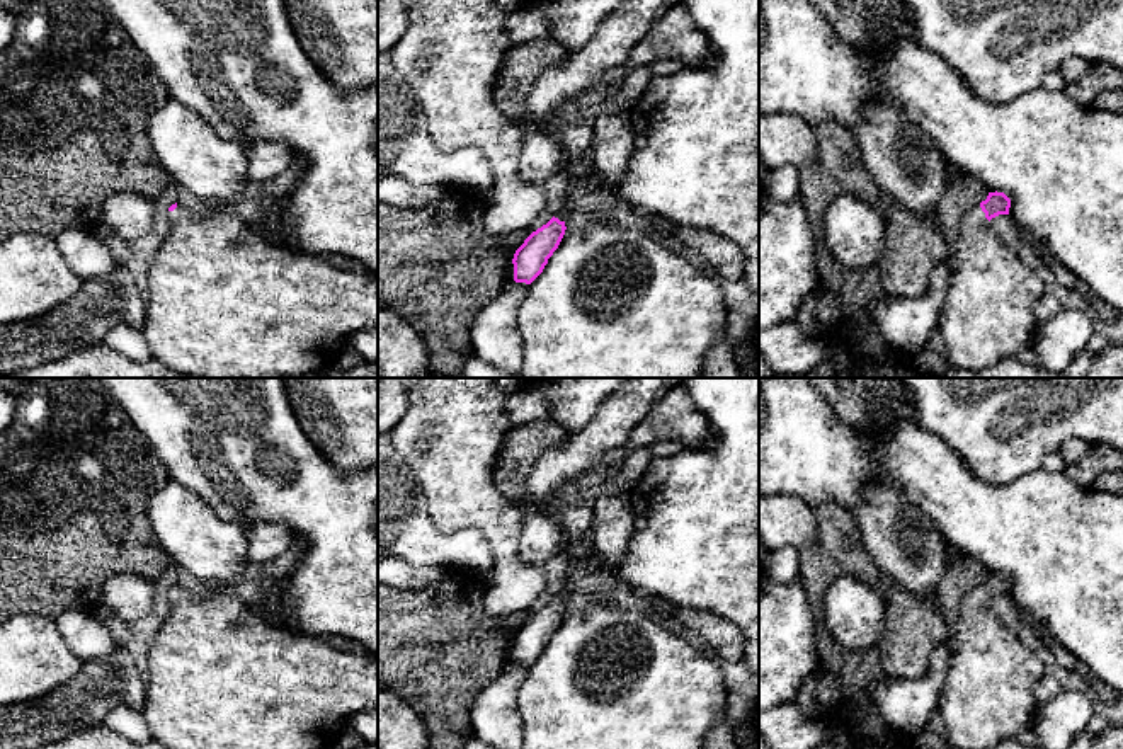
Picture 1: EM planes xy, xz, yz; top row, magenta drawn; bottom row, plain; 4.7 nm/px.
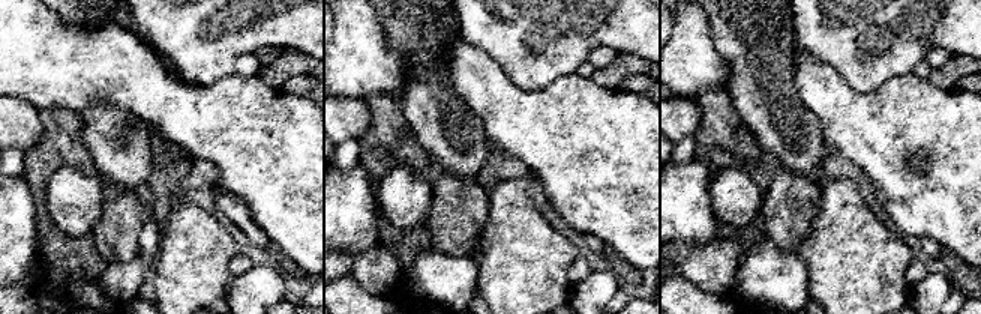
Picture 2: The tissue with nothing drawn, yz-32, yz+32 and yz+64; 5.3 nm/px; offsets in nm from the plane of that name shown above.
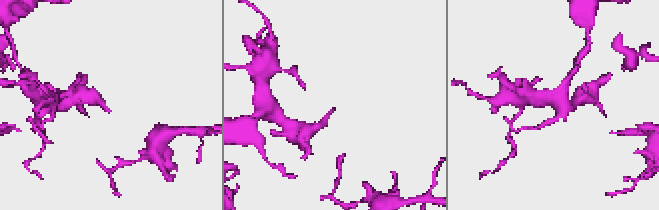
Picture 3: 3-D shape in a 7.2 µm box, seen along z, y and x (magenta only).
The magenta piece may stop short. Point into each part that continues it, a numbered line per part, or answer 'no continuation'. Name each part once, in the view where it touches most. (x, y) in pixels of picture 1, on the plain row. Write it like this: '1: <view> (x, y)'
1: yz (987, 697)

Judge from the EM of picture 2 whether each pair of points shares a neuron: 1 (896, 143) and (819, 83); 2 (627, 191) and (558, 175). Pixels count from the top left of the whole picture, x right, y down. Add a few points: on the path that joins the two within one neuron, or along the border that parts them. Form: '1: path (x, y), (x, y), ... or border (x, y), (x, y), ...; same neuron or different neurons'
1: path (876, 131), (864, 128), (839, 102); same neuron
2: path (611, 175), (575, 175); same neuron

